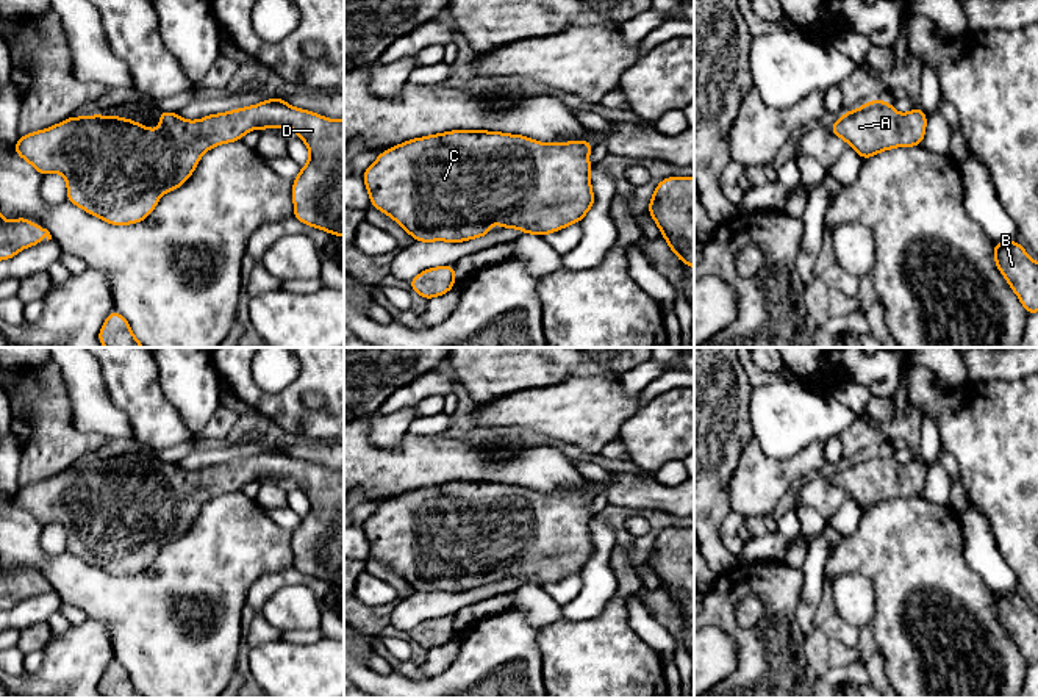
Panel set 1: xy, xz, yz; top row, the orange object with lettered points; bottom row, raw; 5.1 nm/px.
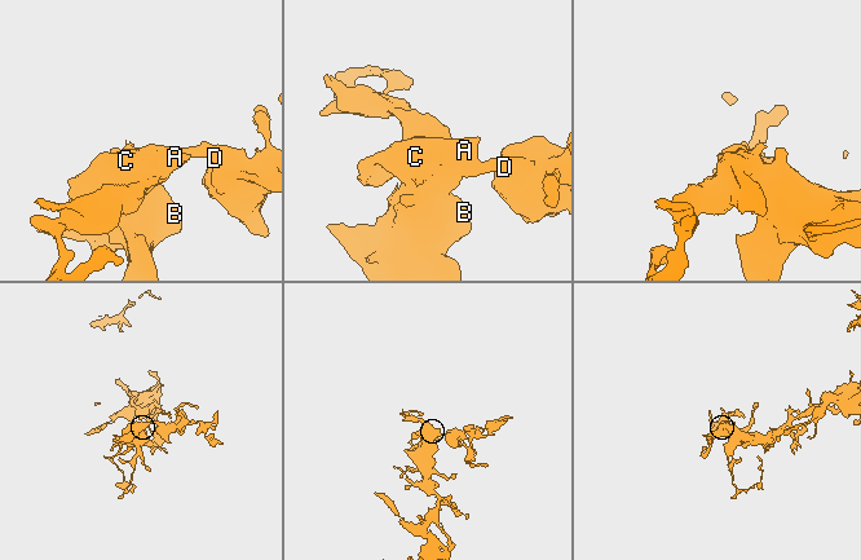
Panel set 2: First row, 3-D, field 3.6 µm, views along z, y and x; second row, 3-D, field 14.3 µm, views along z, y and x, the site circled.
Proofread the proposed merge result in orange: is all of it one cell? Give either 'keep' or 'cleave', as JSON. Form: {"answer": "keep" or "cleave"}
{"answer": "keep"}

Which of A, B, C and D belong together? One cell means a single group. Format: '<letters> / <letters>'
A B C D

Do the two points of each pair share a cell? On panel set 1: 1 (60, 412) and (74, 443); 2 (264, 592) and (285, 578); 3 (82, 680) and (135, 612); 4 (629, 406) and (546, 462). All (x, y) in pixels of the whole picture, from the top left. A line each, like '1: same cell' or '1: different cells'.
1: same cell
2: same cell
3: different cells
4: different cells

